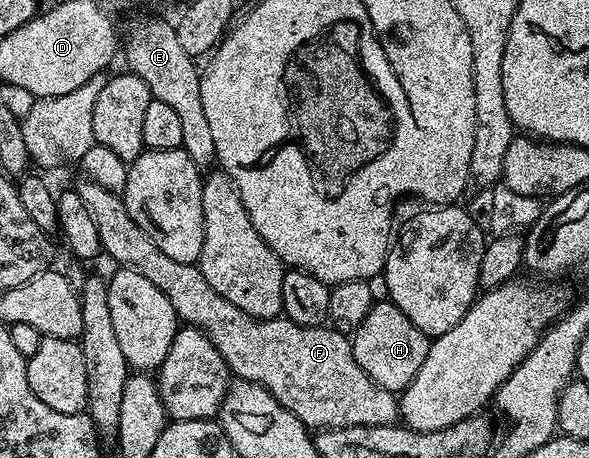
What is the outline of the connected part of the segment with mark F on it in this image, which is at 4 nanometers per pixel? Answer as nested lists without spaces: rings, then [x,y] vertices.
[[[84,178],[78,180],[78,184],[75,184],[75,191],[83,199],[84,205],[87,206],[88,212],[95,220],[102,251],[107,256],[109,254],[116,261],[116,265],[135,270],[135,274],[143,274],[143,278],[149,279],[154,286],[159,286],[159,290],[163,290],[163,294],[167,294],[167,302],[171,302],[171,306],[175,306],[178,321],[190,328],[198,328],[215,346],[215,350],[219,350],[223,362],[236,379],[250,380],[263,386],[310,430],[346,428],[347,426],[383,426],[394,423],[398,419],[398,397],[383,386],[379,386],[379,382],[371,379],[363,370],[363,366],[359,366],[359,362],[355,362],[353,345],[346,333],[338,332],[332,326],[308,328],[284,318],[256,320],[254,316],[243,314],[243,310],[239,310],[239,306],[235,306],[231,302],[227,302],[227,298],[215,294],[211,282],[207,282],[207,278],[203,278],[197,264],[175,262],[175,258],[163,254],[163,250],[159,250],[159,246],[155,246],[155,242],[151,242],[151,234],[147,234],[137,225],[135,218],[131,218],[124,199],[118,193],[104,190],[103,186]]]

